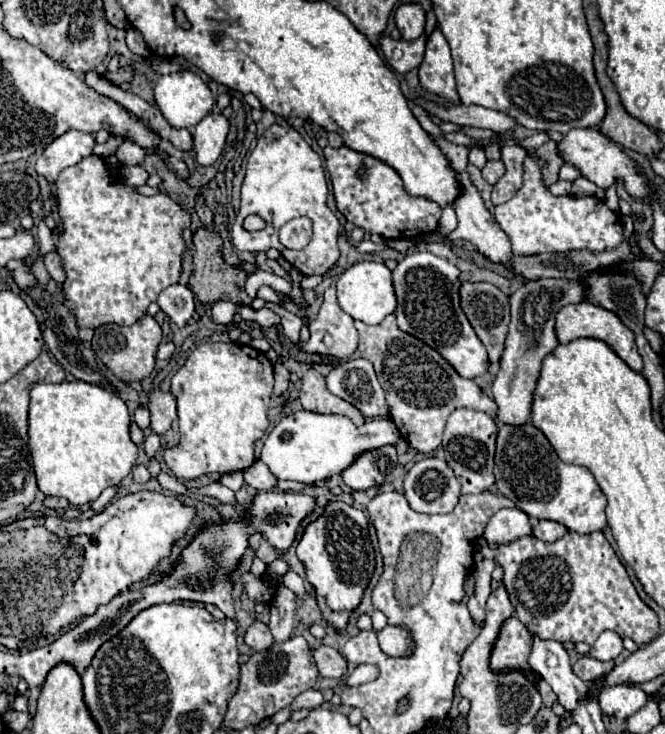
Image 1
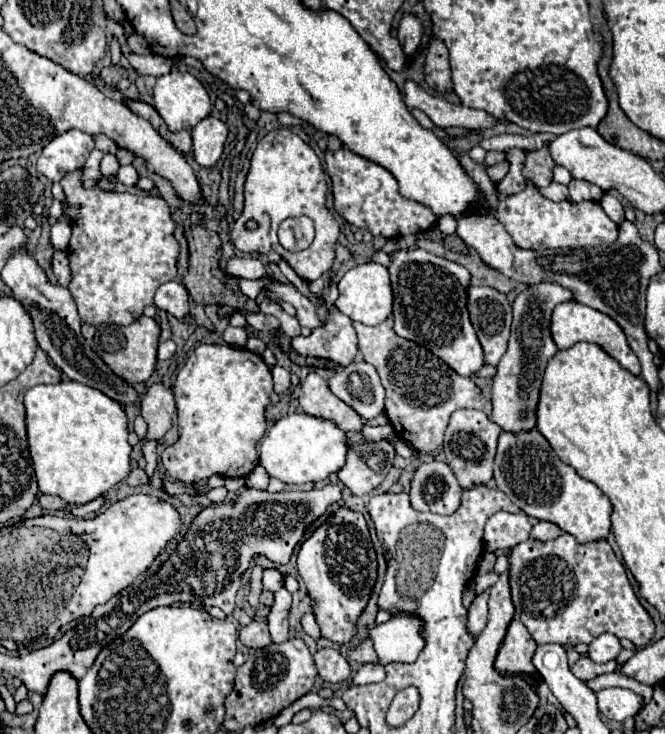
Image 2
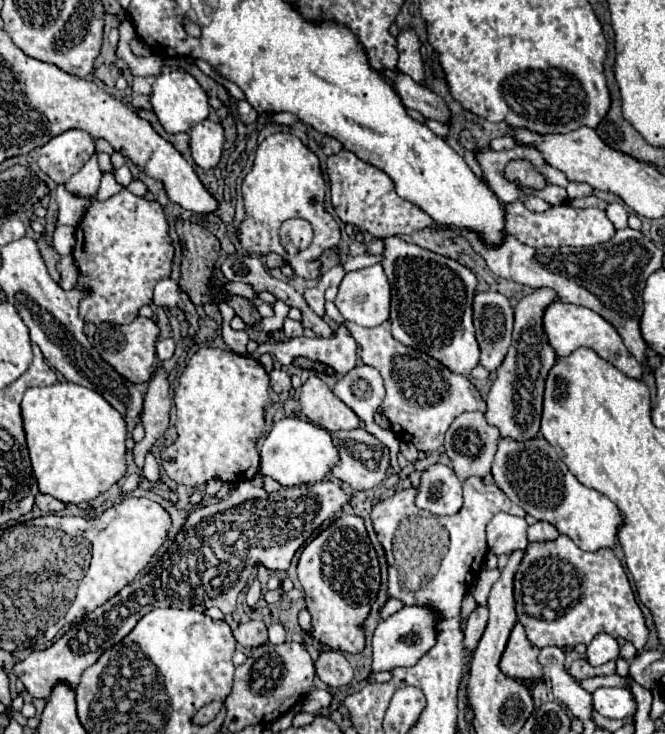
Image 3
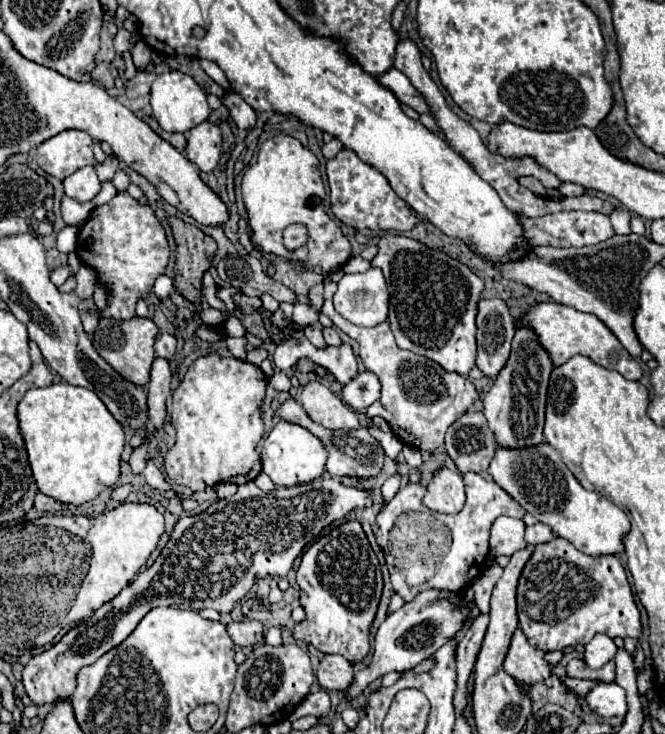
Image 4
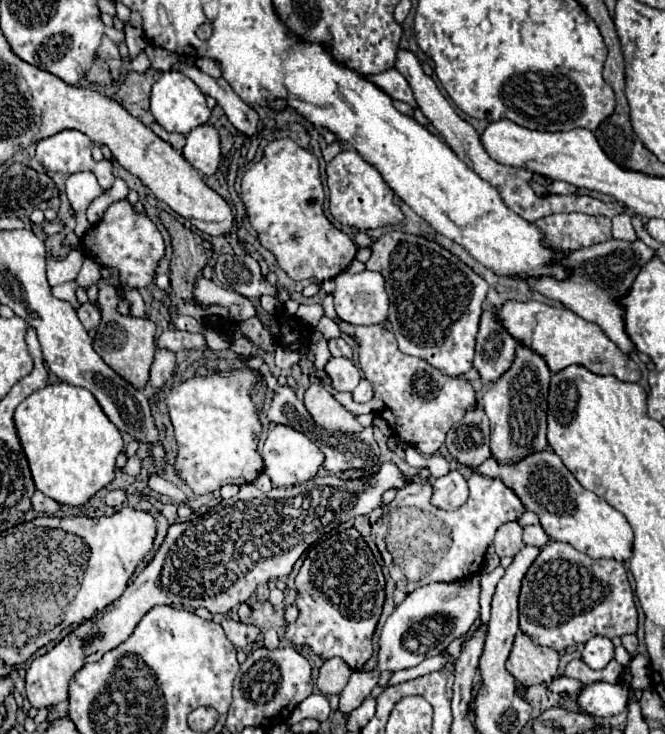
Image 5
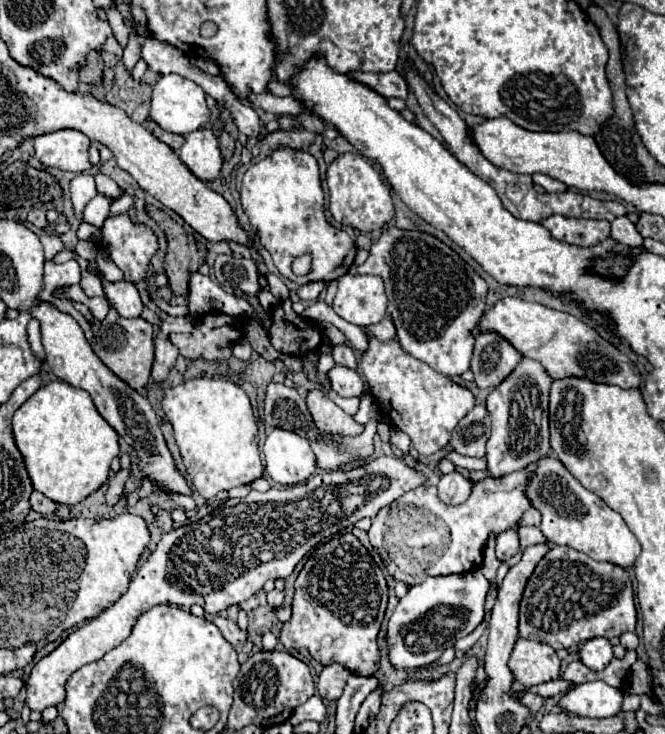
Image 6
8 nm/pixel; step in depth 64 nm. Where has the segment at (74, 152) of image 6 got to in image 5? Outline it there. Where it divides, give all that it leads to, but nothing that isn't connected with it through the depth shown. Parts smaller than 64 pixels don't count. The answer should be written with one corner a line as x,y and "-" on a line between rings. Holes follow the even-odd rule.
62,130
50,138
44,138
36,144
36,160
50,172
74,174
82,170
94,172
100,186
108,190
115,177
112,173
112,161
104,159
96,162
90,154
92,140
78,130

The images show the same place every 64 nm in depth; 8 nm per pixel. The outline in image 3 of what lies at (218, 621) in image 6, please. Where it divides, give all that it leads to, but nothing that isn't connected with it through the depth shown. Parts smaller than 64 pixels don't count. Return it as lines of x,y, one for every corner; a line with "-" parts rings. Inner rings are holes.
250,620
246,624
238,624
234,628
234,638
238,644
246,648
256,648
268,642
268,628
262,620

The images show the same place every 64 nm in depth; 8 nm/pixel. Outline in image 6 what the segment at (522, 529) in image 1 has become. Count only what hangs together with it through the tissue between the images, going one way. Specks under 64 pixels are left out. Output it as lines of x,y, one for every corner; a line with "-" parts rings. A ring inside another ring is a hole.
508,528
504,532
500,532
496,536
496,556
498,560
506,560
514,554
520,552
520,540
518,540
518,530
516,528

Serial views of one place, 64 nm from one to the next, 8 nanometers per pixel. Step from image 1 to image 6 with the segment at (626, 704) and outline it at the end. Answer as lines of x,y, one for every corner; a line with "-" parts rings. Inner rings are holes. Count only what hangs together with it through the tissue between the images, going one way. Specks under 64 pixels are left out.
602,680
576,684
568,690
560,706
576,716
590,716
590,718
610,718
622,710
624,690
612,688

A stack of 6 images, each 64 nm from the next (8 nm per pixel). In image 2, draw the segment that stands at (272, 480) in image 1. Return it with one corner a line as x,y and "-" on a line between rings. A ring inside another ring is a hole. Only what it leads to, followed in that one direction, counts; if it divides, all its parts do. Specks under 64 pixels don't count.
258,464
258,466
246,476
246,486
248,486
248,488
266,490
266,488
268,488
268,472

